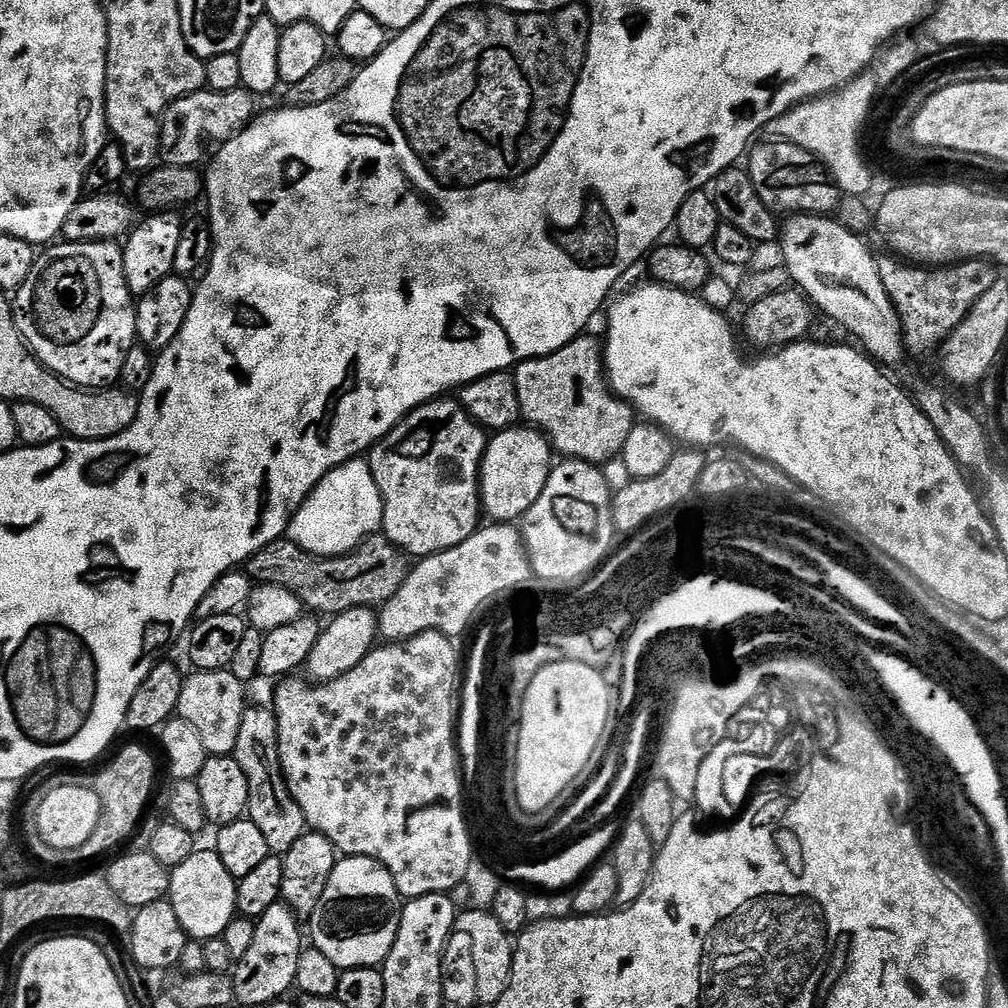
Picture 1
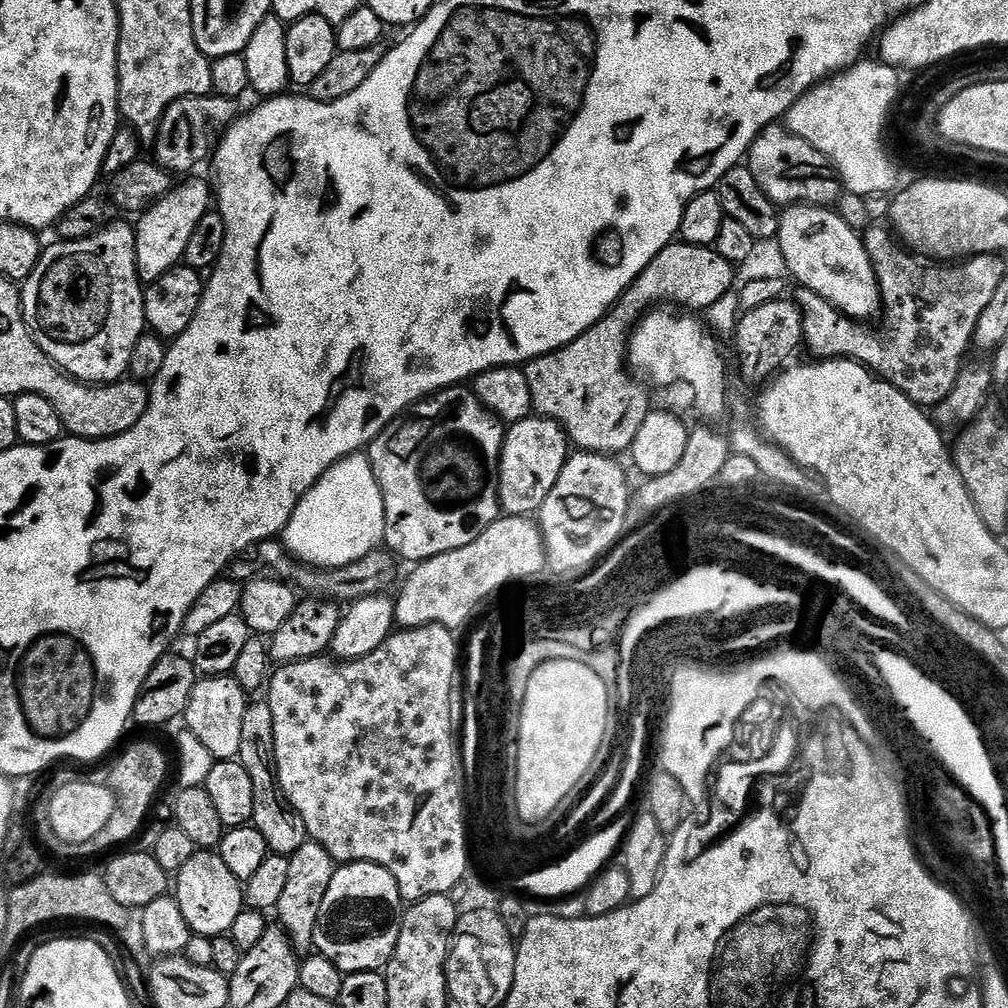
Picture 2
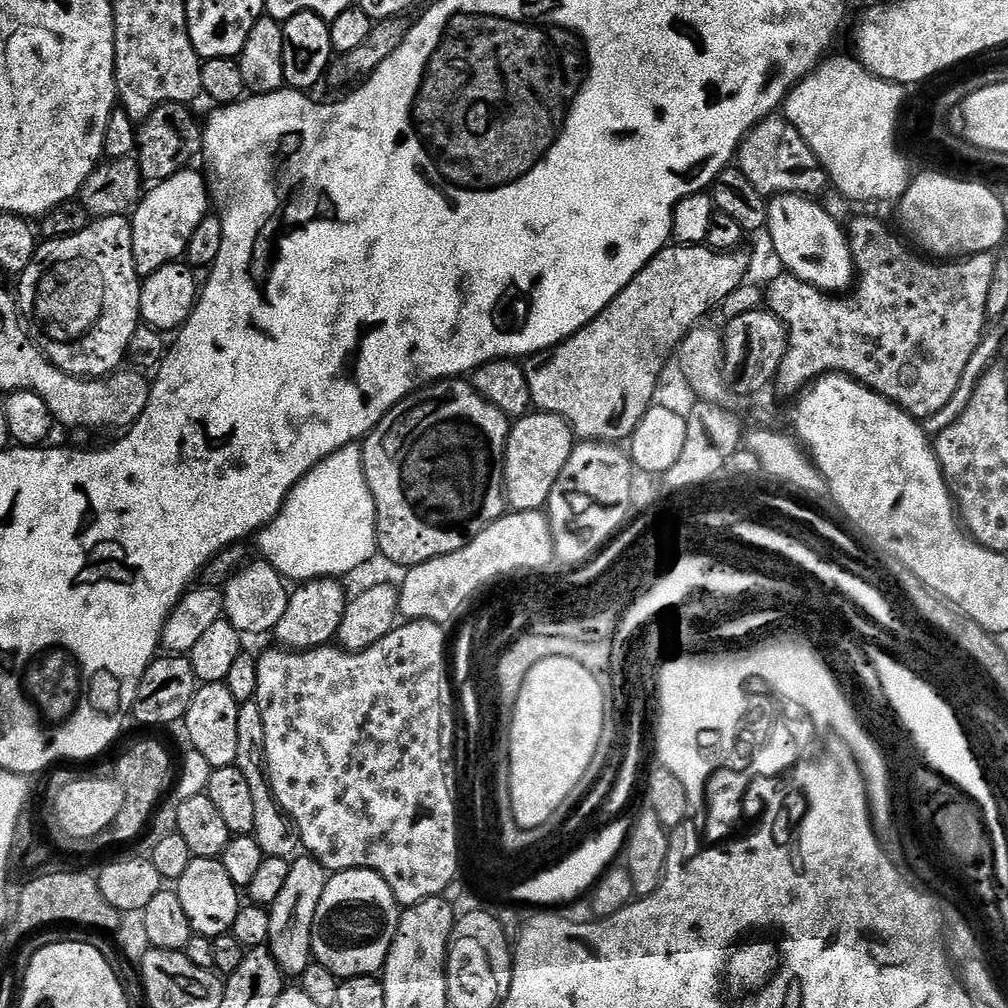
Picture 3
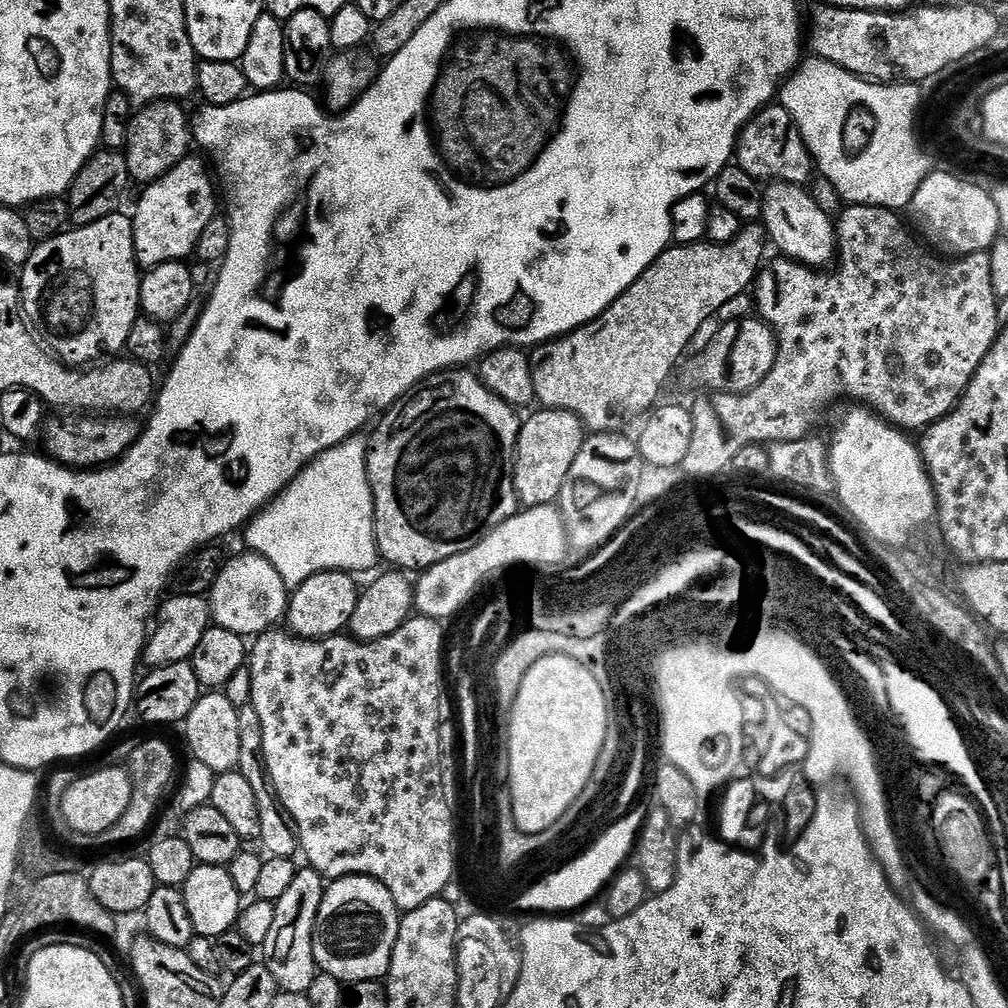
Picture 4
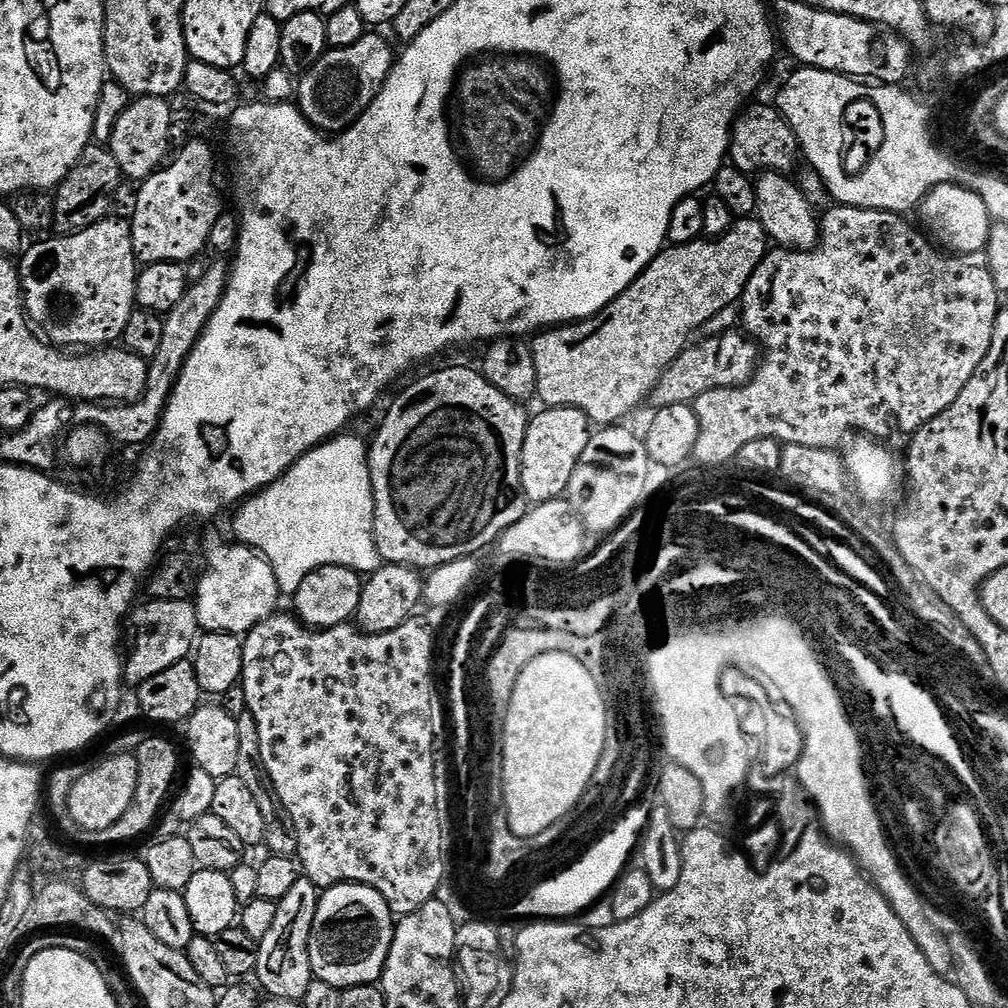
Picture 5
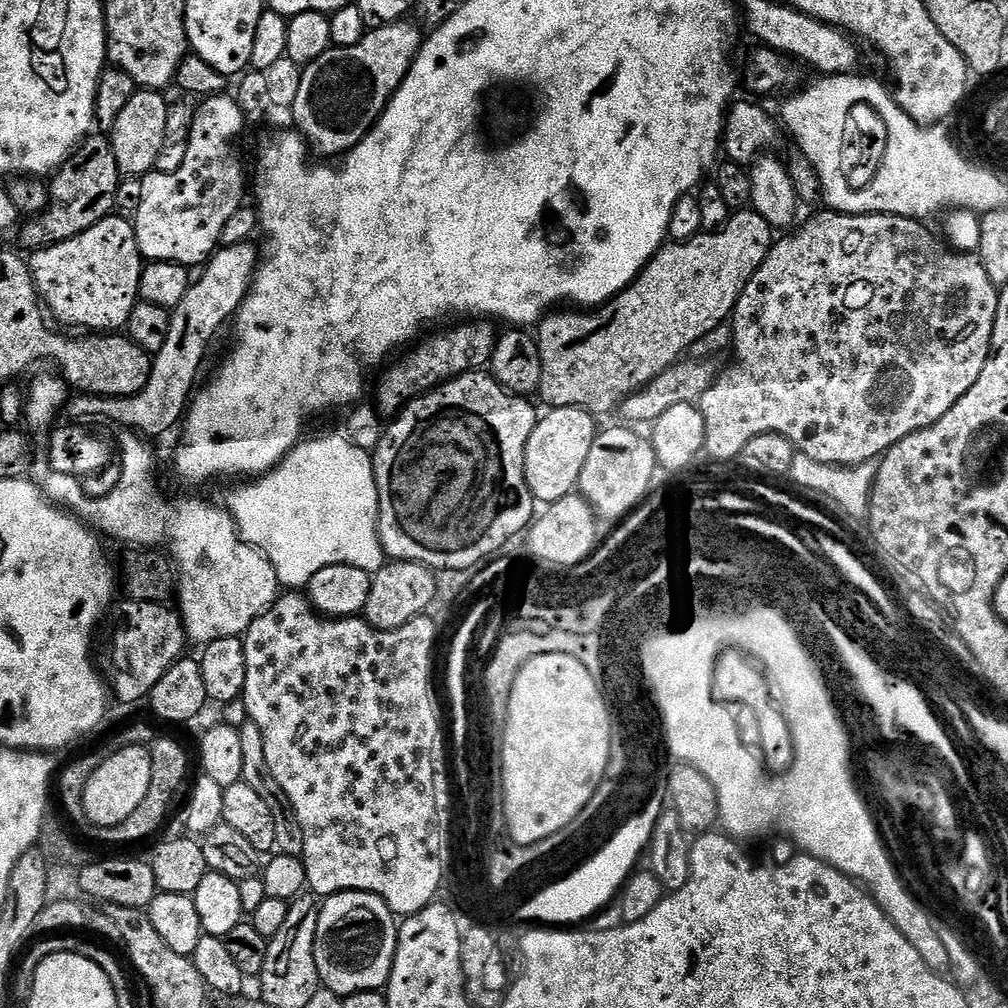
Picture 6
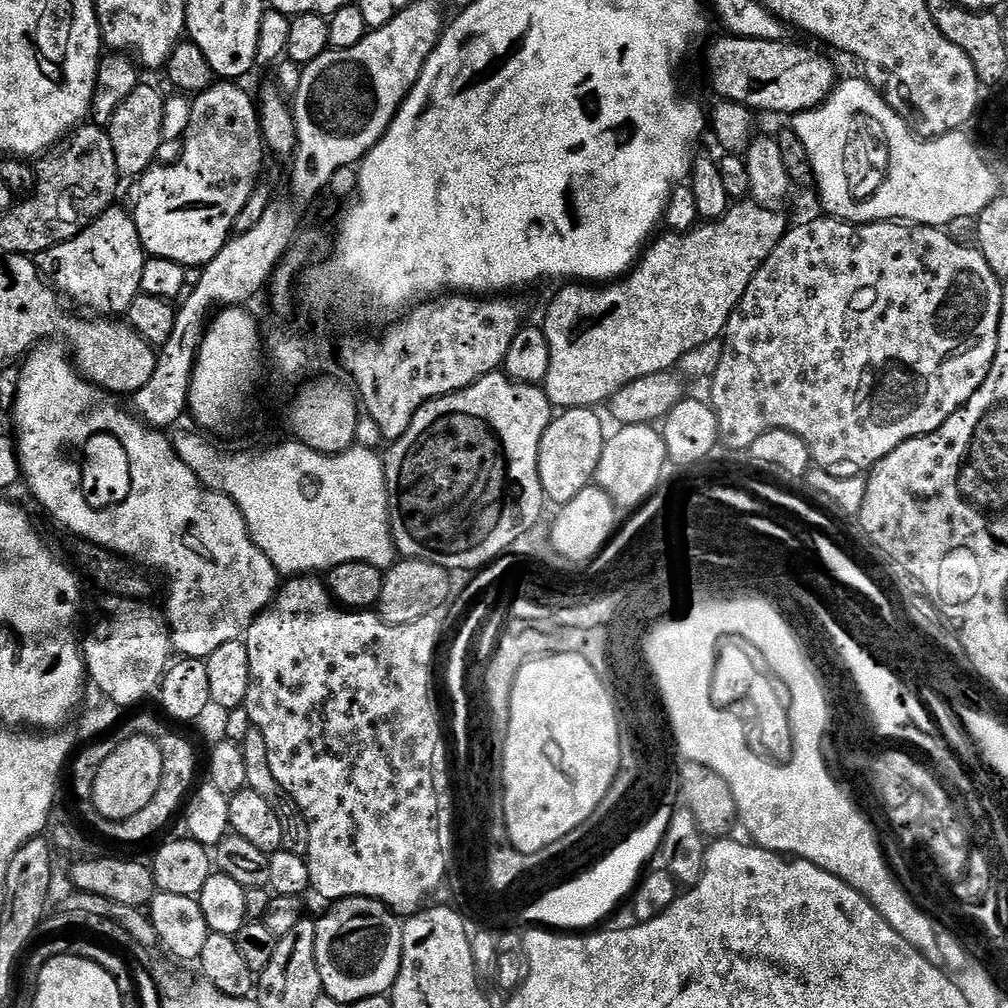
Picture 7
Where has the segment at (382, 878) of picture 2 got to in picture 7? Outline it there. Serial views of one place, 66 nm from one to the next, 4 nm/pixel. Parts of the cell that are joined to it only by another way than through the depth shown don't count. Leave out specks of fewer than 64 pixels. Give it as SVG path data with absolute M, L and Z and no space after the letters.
M366 898L345 900L329 908L332 909L324 917L316 920L316 961L324 987L323 995L336 999L343 1006L351 1006L372 995L391 993L400 973L404 949L404 925L397 913L389 910L385 904Z

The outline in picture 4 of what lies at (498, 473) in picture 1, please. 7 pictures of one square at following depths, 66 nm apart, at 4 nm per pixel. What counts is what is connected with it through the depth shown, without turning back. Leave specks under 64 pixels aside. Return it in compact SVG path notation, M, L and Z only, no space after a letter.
M544 408L525 419L520 425L520 437L516 443L516 469L514 482L521 505L529 508L556 502L570 474L574 458L582 450L586 429L574 414L557 408Z

